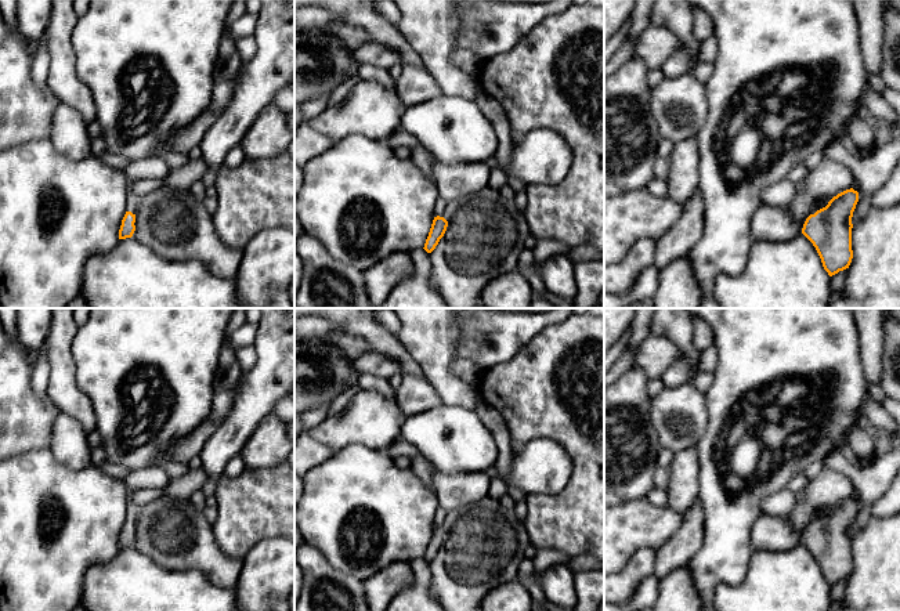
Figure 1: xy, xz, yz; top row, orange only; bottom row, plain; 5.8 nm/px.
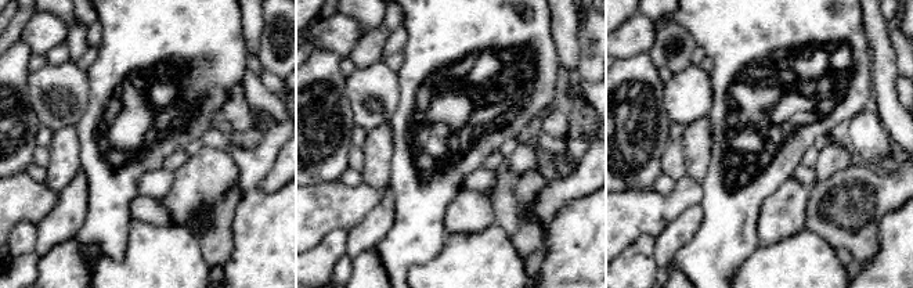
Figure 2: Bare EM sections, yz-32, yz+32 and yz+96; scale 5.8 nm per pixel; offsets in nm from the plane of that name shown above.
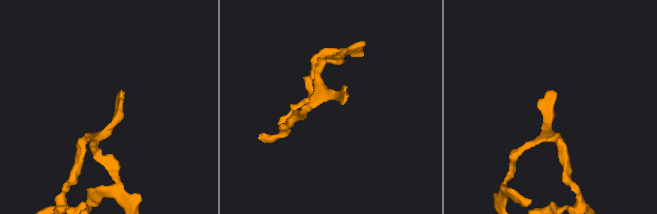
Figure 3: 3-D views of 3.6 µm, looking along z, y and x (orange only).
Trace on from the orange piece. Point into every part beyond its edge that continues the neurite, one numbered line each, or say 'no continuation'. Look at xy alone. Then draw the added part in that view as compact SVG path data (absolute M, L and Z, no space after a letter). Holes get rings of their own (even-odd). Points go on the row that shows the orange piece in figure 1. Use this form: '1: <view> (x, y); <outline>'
1: xy (132, 203); M127 180L127 200L126 200L126 212L131 212L133 214L138 213L138 198L133 192L134 180Z

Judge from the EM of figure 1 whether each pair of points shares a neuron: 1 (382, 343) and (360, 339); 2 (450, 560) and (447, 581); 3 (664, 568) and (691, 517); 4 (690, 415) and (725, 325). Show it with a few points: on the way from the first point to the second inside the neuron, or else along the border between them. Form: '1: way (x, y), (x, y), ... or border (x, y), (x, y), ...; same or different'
1: way (376, 339), (365, 339); same
2: way (450, 566), (450, 575); same
3: way (671, 556), (690, 537), (691, 530); same
4: border (704, 394), (707, 426); different

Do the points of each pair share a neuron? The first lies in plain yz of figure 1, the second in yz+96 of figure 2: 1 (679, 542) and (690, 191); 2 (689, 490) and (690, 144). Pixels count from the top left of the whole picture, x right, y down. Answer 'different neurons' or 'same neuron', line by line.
1: different neurons
2: same neuron

